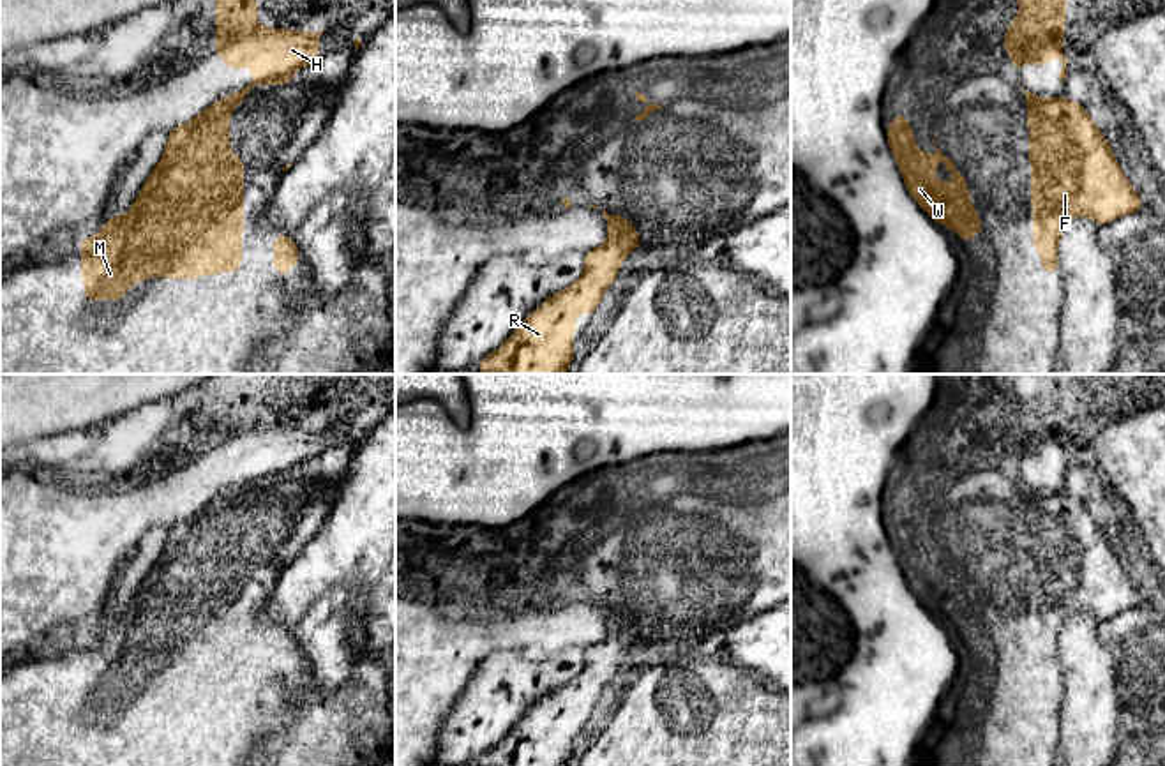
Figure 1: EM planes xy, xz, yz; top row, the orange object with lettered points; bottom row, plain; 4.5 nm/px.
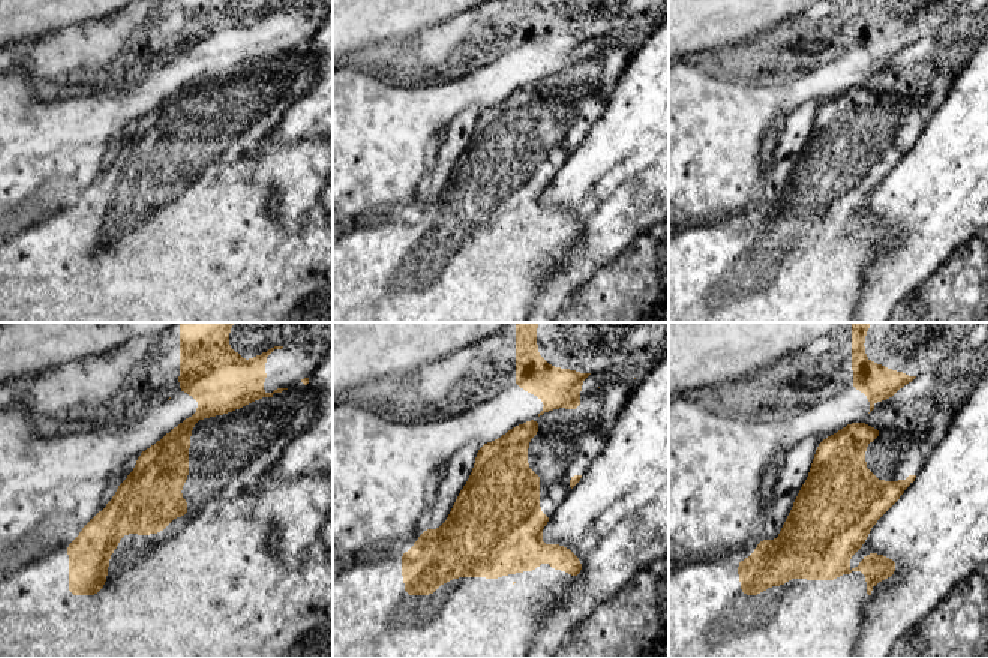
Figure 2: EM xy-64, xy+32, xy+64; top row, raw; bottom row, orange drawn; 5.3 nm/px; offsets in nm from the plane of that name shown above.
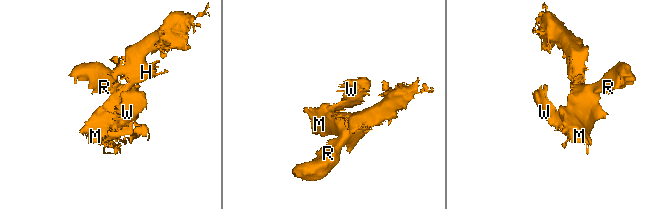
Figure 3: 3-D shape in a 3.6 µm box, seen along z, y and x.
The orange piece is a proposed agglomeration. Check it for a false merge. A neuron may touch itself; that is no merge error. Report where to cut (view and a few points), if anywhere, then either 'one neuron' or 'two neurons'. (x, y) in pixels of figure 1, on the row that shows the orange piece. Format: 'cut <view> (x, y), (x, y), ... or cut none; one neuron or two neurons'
cut xy (242, 96), (225, 101); two neurons

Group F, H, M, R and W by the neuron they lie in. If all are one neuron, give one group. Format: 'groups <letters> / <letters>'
groups F M R W / H

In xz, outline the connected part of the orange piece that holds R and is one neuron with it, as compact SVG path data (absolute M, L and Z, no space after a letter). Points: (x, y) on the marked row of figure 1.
M609 215L609 237L605 244L584 254L584 274L581 279L538 305L530 318L501 344L494 353L480 360L482 374L565 374L574 362L574 346L568 337L575 334L575 314L595 314L604 291L613 284L621 263L628 252L644 244L639 233L630 226L623 215Z

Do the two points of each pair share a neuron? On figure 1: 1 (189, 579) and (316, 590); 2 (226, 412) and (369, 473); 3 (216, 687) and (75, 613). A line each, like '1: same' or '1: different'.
1: different
2: different
3: different

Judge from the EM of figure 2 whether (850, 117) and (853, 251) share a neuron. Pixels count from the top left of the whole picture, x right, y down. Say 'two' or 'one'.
one

